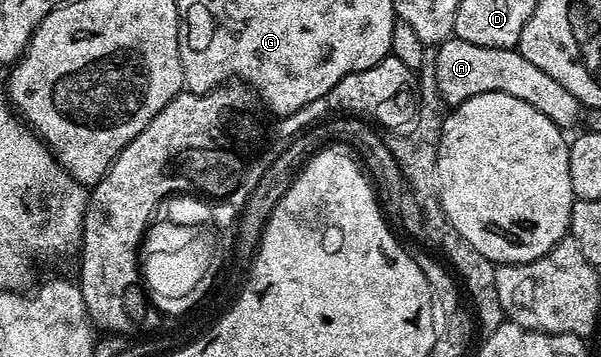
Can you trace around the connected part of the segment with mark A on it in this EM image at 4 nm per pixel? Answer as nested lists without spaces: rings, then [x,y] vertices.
[[[451,36],[448,41],[437,47],[435,54],[438,55],[435,58],[433,55],[432,69],[438,85],[438,97],[443,103],[447,102],[447,107],[459,106],[464,100],[468,100],[472,96],[480,96],[484,92],[504,92],[508,96],[516,96],[516,100],[524,100],[524,104],[532,104],[532,108],[544,112],[544,116],[548,116],[548,120],[552,120],[552,124],[556,124],[563,132],[570,132],[570,129],[582,118],[584,107],[578,98],[572,96],[572,92],[564,84],[560,84],[560,80],[552,80],[552,76],[548,76],[548,72],[540,72],[540,68],[536,68],[536,64],[532,64],[532,60],[524,60],[524,56],[516,48],[508,50],[488,48],[480,44],[468,44],[468,40],[460,40]]]

